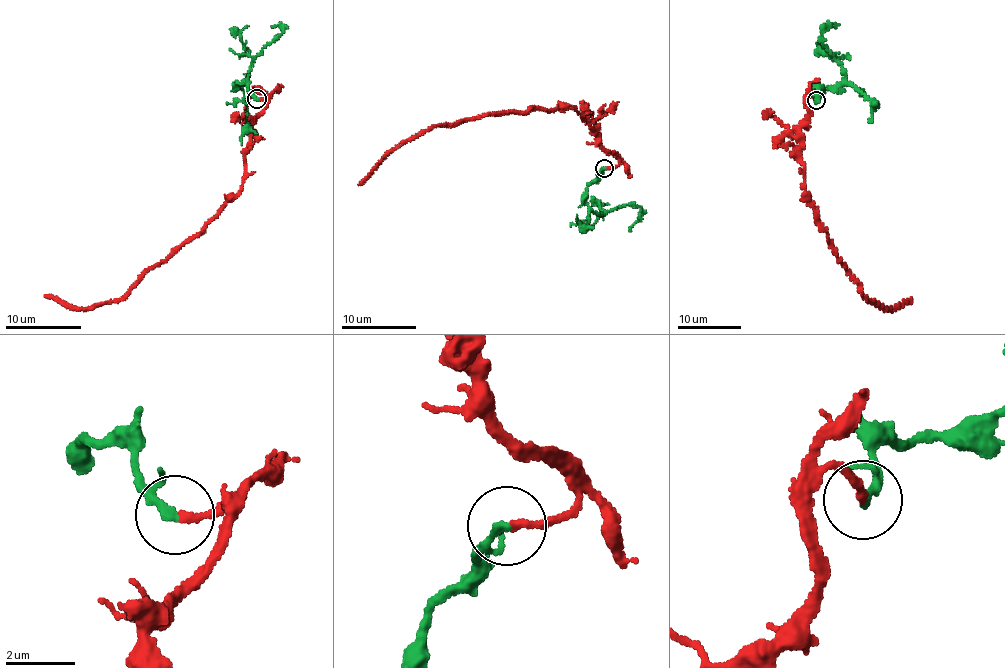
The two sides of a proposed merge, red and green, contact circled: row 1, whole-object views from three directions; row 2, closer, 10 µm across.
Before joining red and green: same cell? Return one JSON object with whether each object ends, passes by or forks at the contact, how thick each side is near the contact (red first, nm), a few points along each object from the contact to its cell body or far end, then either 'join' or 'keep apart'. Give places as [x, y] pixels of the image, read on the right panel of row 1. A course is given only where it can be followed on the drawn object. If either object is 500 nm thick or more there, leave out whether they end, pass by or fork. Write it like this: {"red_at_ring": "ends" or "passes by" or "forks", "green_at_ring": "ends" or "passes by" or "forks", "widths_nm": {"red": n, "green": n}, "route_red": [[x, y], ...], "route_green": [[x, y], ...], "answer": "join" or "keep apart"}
{"red_at_ring": "ends", "green_at_ring": "ends", "widths_nm": {"red": 200, "green": 240}, "route_red": [[816, 99], [809, 96], [809, 115], [801, 129], [807, 201], [868, 301], [884, 310], [912, 300]], "route_green": [[816, 100], [819, 91], [840, 85], [843, 78], [843, 66], [824, 44], [822, 32], [824, 27], [838, 24]], "answer": "join"}

